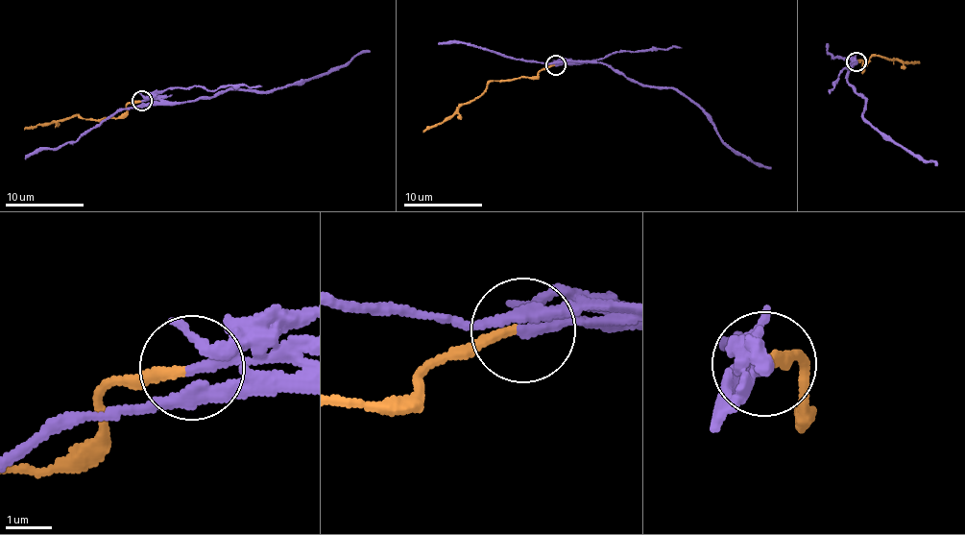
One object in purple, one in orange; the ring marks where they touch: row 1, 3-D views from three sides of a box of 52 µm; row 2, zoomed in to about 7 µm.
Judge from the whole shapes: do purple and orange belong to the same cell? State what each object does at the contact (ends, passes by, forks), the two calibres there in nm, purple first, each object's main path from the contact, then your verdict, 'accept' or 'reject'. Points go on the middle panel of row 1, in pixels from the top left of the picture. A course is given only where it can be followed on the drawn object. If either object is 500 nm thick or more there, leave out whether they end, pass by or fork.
purple ends there; orange ends there; 240 nm thick on the purple side, 200 nm on the other; purple runs (555, 64), (611, 64), (642, 85), (682, 90), (709, 116), (713, 130), (734, 150), (749, 159), (770, 167); orange runs (555, 64), (531, 78), (493, 81), (477, 98), (463, 103), (452, 116), (422, 133); reject

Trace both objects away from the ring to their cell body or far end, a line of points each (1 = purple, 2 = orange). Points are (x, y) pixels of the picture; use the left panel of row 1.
1: (141, 100), (185, 103), (230, 90), (270, 91), (348, 65), (369, 50)
2: (141, 100), (128, 104), (120, 115), (97, 120), (84, 119), (79, 114), (24, 129)

